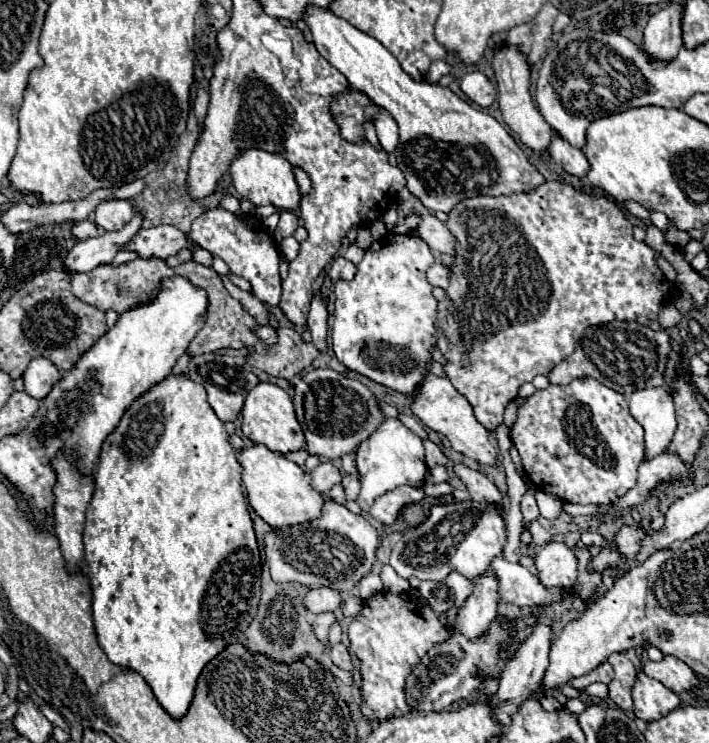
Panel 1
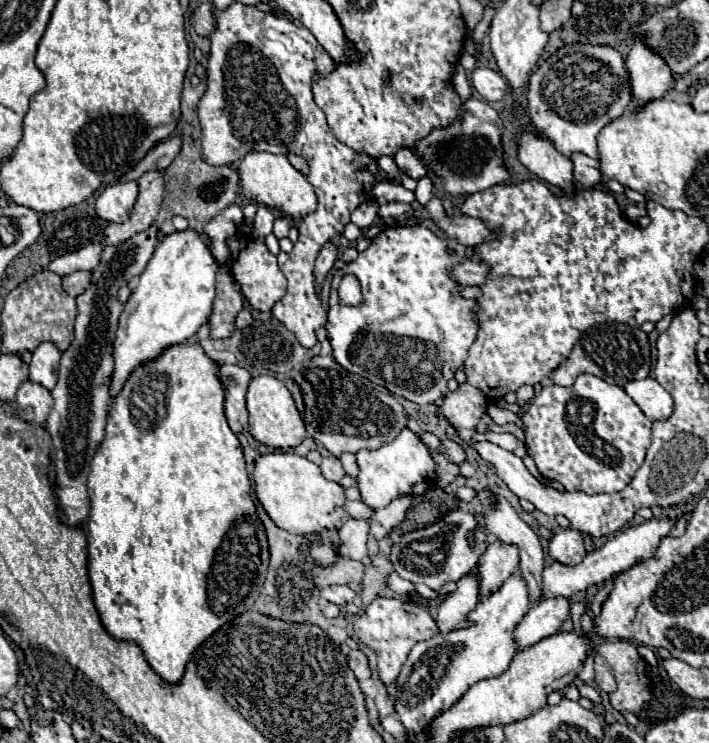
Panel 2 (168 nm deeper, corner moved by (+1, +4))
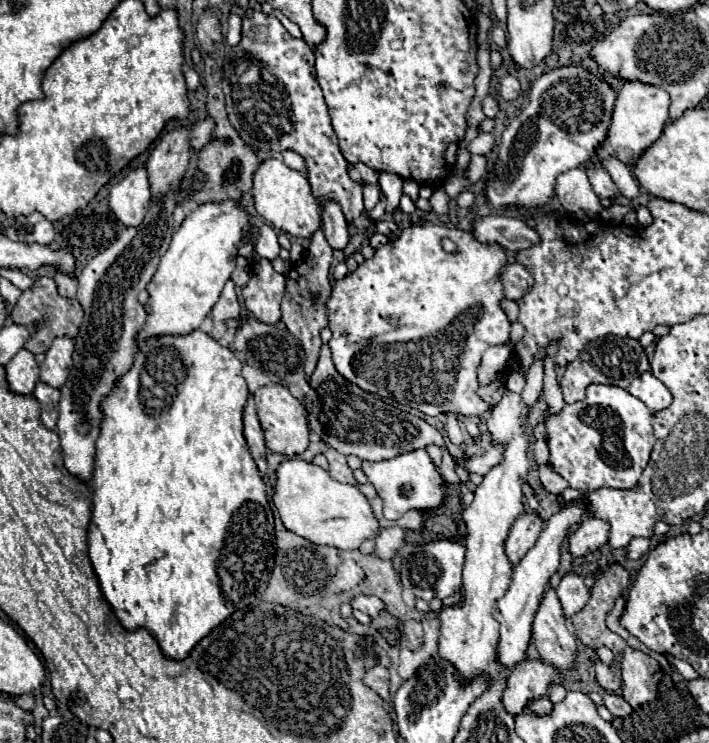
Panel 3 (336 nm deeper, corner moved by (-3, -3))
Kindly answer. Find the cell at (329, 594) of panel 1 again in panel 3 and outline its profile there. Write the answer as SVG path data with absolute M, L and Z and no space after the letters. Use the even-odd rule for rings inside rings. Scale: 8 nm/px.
M360 594L360 596L356 596L352 600L352 608L358 608L358 610L370 614L372 618L378 618L380 612L386 608L386 604L380 598L376 598L376 596L364 596L364 594Z

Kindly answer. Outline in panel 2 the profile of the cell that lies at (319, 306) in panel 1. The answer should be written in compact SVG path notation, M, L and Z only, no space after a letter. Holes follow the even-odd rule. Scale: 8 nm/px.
M326 243L316 259L316 265L314 265L314 289L316 293L320 295L322 293L322 285L326 281L326 275L330 273L334 261L336 261L336 255L338 255L338 249L332 245L332 243Z

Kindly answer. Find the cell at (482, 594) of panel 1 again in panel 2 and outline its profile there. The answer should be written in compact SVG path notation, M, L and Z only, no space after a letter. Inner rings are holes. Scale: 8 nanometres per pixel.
M490 541L486 553L478 563L480 597L486 599L494 593L518 567L518 549L514 545L504 545L500 541Z

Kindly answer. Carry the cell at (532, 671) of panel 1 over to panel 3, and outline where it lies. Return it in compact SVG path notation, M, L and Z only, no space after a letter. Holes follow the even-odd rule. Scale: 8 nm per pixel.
M578 572L564 574L560 584L556 586L556 592L558 592L558 598L562 602L566 616L580 612L590 598L590 590L584 584L584 576L578 574Z

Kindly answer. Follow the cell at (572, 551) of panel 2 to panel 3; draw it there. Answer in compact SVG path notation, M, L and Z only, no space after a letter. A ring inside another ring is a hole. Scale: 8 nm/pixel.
M586 518L580 522L578 530L570 534L568 548L574 556L584 556L586 552L600 550L608 542L608 522L600 518Z

